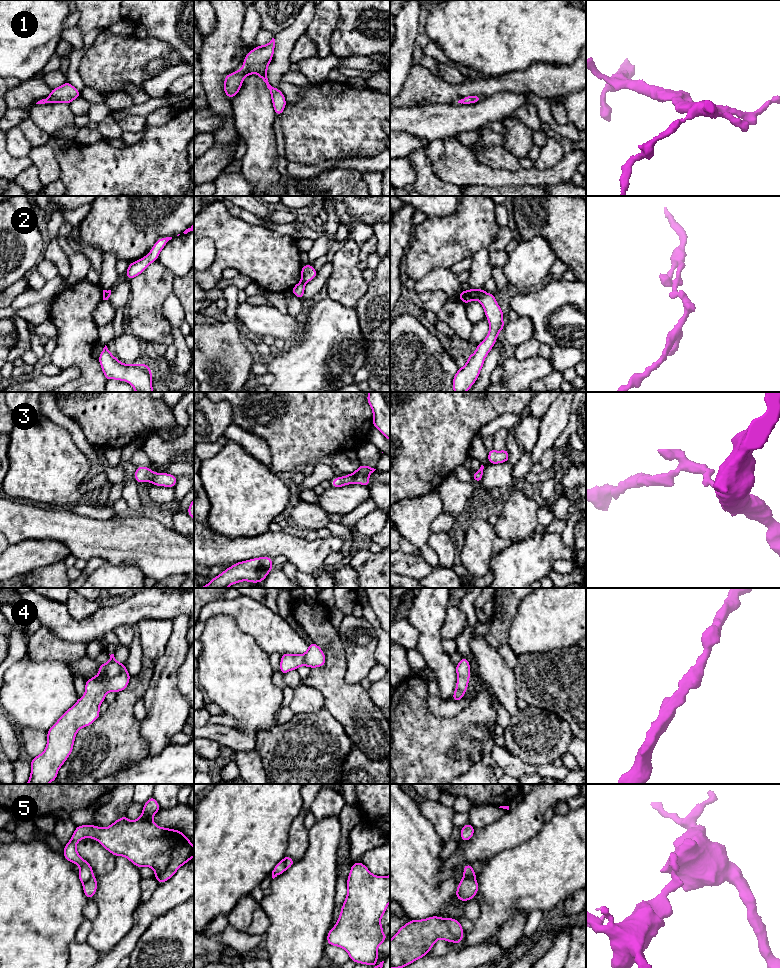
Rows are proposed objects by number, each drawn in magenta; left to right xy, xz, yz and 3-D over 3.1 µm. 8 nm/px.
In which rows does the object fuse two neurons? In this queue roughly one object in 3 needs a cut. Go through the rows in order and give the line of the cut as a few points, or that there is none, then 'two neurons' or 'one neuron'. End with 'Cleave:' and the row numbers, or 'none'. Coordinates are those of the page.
1: cut none; one neuron
2: cut yz (475, 291), (476, 298); two neurons
3: cut none; one neuron
4: cut none; one neuron
5: cut xy (92, 875), (83, 884); two neurons
Cleave: 2, 5

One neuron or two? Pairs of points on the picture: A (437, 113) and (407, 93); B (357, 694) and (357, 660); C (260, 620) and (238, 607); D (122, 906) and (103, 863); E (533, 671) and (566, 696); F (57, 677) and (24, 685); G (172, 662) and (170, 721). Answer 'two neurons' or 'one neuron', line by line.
A: two neurons
B: two neurons
C: one neuron
D: two neurons
E: one neuron
F: one neuron
G: one neuron

